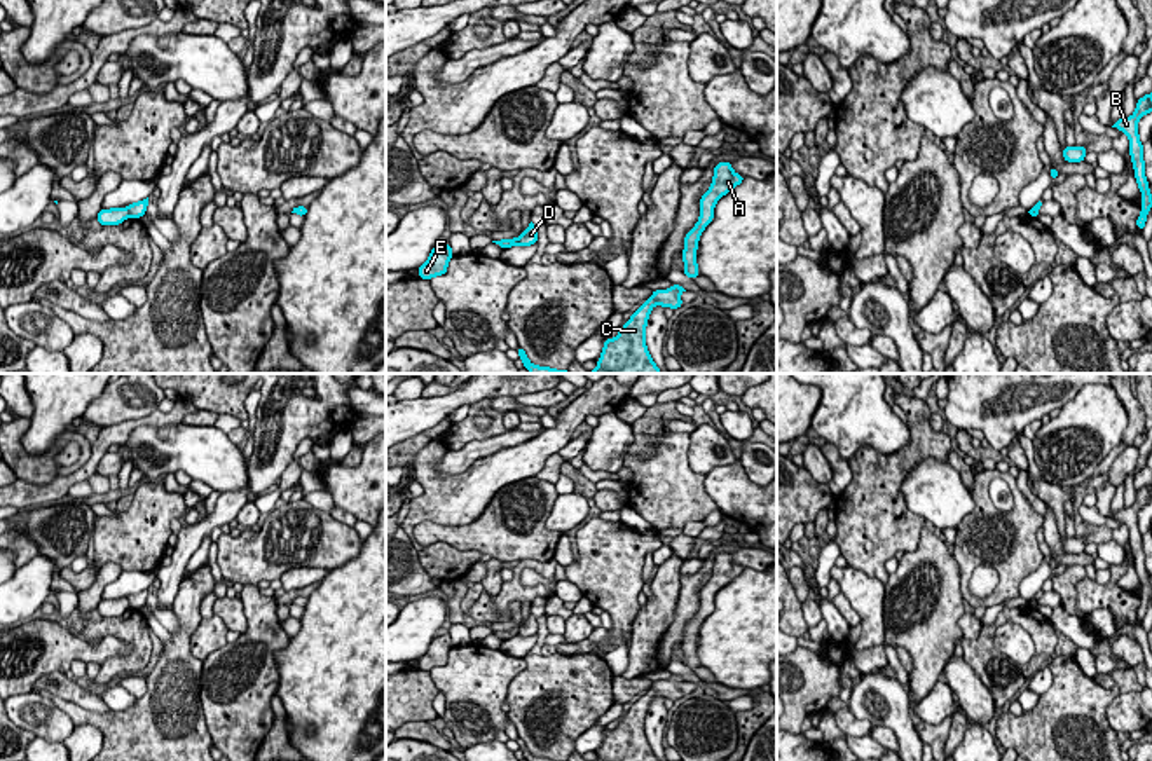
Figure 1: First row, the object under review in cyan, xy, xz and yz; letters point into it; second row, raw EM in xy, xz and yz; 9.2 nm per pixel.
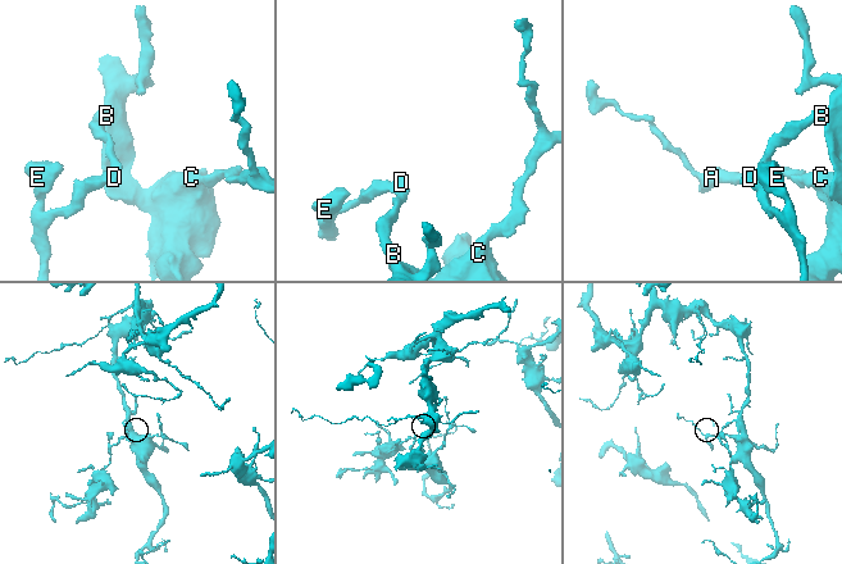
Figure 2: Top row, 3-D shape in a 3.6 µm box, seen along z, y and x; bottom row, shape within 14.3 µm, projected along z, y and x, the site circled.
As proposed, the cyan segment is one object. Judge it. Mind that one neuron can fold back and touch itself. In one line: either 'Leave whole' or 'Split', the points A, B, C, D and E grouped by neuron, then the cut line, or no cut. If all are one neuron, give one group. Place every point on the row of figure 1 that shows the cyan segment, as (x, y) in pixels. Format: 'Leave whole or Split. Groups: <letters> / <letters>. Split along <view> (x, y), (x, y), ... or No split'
Split. Groups: A B C D / E. Split along xy (126, 208), (130, 215)

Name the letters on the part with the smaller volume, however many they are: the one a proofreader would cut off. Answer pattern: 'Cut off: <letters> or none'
Cut off: E

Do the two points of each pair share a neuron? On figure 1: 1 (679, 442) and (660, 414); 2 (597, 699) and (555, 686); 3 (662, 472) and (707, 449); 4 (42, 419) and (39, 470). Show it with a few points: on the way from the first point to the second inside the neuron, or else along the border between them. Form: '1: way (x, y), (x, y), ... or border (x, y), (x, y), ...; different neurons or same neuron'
1: border (655, 431), (648, 437), (648, 458), (627, 454); different neurons
2: way (587, 693), (566, 693); same neuron
3: border (688, 433), (688, 465), (704, 475); different neurons
4: border (28, 418), (21, 445), (41, 456); different neurons

